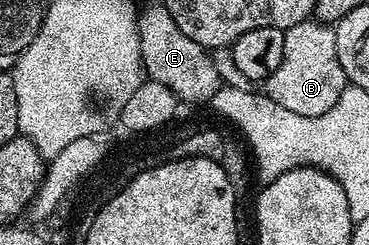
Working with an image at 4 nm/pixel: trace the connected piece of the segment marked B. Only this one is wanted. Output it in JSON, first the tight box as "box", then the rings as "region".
{"box":[264,19,348,118],"region":[[[311,19],[286,29],[284,35],[284,58],[276,71],[266,78],[264,92],[280,107],[296,115],[315,118],[335,106],[348,84],[336,55],[335,31],[329,24]]]}

